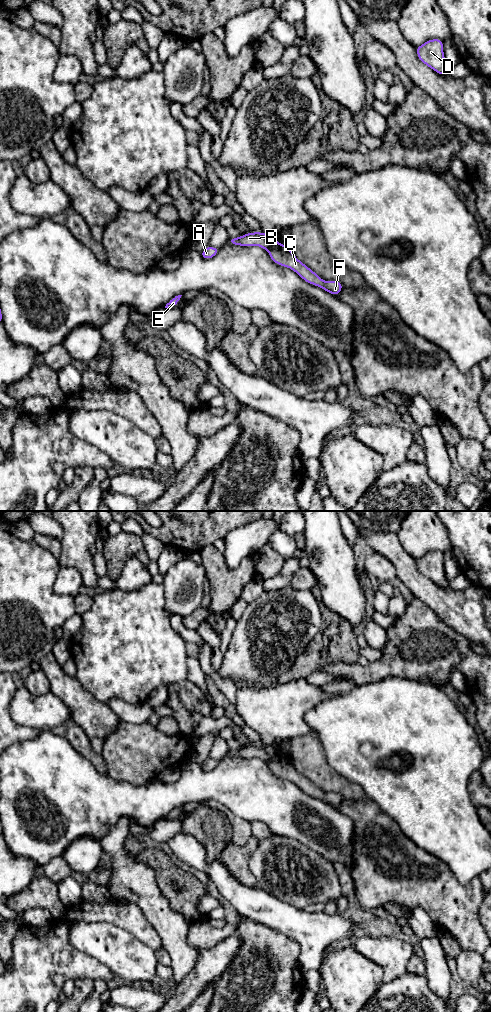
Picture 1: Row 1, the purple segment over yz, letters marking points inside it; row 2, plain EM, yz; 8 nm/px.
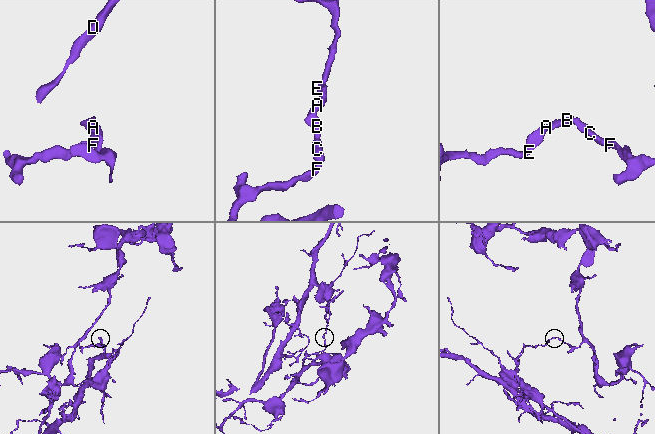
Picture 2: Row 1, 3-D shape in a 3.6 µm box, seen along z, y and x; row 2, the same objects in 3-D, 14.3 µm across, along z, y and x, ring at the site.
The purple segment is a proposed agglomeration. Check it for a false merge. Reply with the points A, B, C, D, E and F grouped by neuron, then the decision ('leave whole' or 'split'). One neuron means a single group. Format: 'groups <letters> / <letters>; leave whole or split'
groups A B E / C D F; split

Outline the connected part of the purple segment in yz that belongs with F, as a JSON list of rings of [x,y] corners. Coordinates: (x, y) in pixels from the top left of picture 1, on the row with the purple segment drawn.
[[[276,242],[268,254],[276,264],[292,269],[306,282],[319,286],[333,295],[338,295],[343,288],[338,281],[323,281],[314,271],[299,261],[291,249],[284,244]]]

